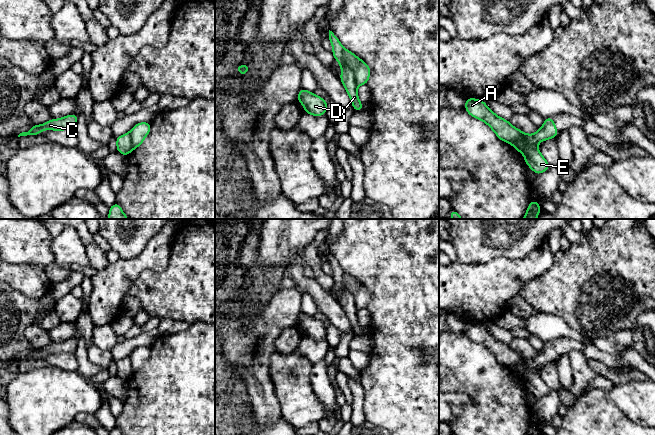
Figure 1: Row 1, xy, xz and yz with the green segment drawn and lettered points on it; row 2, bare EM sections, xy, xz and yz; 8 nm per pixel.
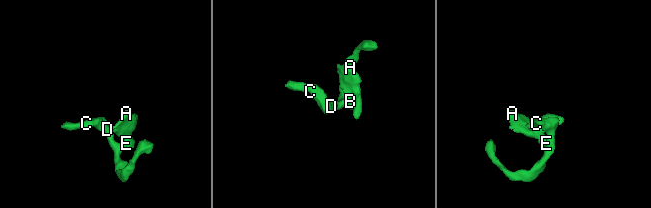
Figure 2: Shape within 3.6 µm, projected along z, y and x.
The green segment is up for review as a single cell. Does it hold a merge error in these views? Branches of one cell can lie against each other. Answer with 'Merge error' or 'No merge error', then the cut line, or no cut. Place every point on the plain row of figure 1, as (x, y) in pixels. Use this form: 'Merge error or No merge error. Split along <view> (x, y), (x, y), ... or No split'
Merge error. Split along xz (343, 273), (345, 285), (352, 295), (357, 309)

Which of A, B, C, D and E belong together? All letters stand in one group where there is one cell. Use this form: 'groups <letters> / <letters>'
groups A C D E / B

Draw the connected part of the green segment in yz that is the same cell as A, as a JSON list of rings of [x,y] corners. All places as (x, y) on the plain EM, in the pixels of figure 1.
[[[466,322],[464,332],[470,340],[484,345],[495,356],[496,360],[504,366],[512,368],[525,358],[512,350],[509,344],[502,343],[496,339],[483,324]]]

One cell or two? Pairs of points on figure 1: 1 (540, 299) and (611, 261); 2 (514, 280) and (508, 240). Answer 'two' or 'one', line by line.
1: one
2: two

